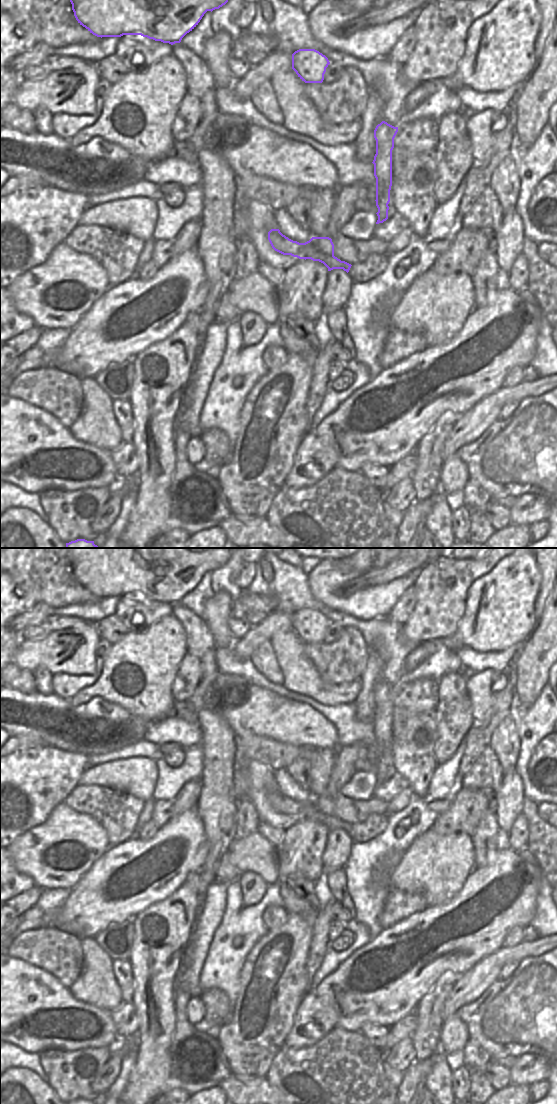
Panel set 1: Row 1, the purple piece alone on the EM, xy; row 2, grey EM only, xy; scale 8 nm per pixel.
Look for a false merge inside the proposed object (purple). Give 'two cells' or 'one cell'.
one cell

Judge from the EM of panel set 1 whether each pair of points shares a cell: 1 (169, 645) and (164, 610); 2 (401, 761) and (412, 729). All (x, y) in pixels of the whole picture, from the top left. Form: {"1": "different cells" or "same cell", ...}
{"1": "different cells", "2": "same cell"}

